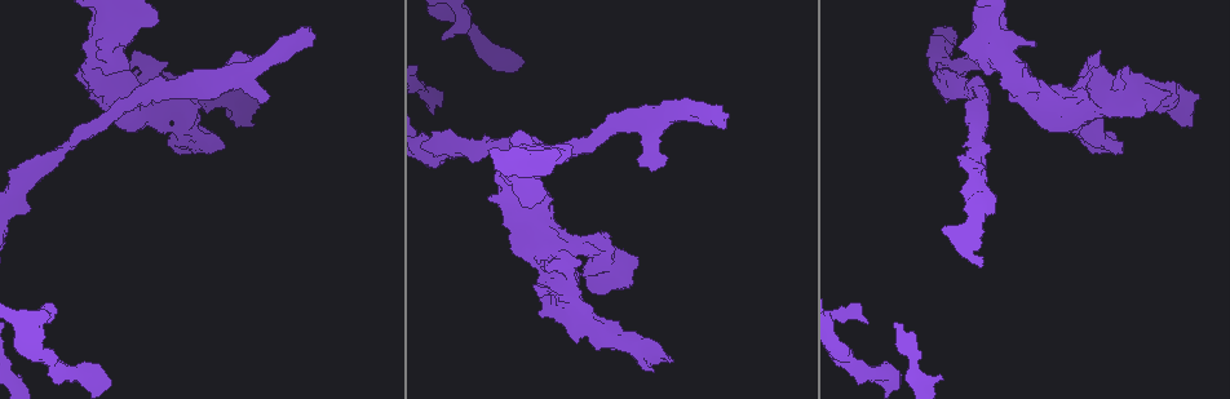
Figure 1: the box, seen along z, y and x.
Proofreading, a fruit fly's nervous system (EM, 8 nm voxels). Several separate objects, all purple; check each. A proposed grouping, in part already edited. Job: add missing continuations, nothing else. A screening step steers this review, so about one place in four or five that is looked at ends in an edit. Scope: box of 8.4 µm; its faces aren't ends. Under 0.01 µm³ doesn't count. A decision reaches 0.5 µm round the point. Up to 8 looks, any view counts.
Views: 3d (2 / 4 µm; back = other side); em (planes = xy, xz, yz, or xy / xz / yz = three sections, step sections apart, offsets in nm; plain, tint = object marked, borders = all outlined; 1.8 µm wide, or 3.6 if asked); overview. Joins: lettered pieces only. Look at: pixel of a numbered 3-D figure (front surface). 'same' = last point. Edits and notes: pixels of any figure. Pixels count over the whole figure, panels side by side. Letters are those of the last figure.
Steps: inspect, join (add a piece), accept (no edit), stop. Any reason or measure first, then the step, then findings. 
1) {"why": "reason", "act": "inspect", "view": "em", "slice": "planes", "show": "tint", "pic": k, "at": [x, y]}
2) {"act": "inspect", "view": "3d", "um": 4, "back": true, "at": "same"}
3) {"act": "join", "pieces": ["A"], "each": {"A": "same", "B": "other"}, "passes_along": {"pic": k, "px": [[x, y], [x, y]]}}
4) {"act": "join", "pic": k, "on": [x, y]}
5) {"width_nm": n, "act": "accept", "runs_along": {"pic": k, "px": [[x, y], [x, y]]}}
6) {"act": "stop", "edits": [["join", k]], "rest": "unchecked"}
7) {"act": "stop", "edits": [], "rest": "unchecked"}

{"why": "end of a long branch", "act": "inspect", "view": "em", "slice": "planes", "show": "borders", "pic": 1, "at": [672, 361]}

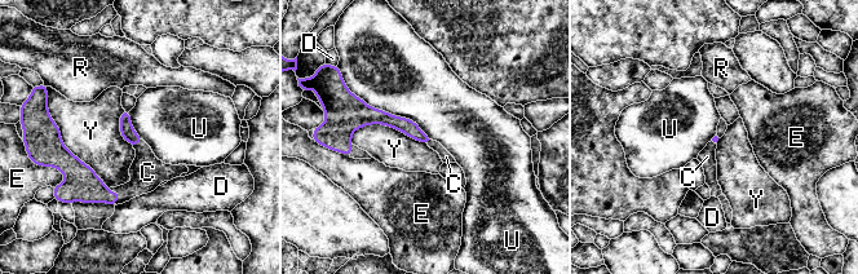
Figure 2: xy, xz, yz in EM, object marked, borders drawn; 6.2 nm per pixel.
{"act": "join", "pic": 2, "on": [147, 172], "each": {"C": "same", "D": "other", "E": "other", "R": "other", "U": "other", "Y": "other"}, "passes_along": {"pic": 2, "px": [[82, 184], [119, 193], [147, 172]]}, "found": "the neuron continues"}

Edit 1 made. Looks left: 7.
{"why": "an open end", "act": "inspect", "view": "em", "um": 3.6, "slice": "planes", "show": "borders", "pic": 1, "at": [175, 152]}

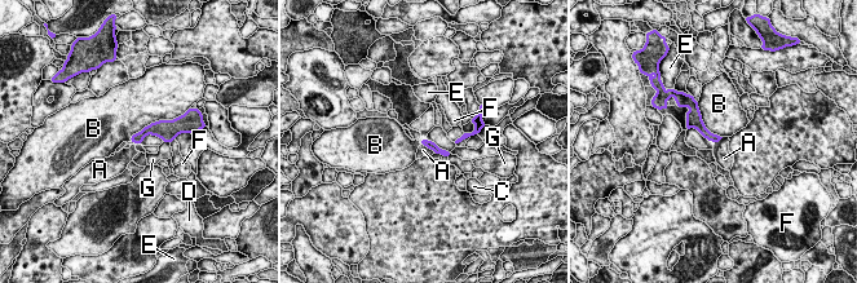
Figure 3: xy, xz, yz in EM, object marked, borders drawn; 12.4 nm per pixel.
{"act": "accept", "each": {"A": "other", "B": "other", "C": "other", "D": "other", "E": "other", "F": "other", "G": "other"}, "border": {"pic": 3, "px": [[422, 144], [434, 153]]}, "found": "none of them fits"}

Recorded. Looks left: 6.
{"why": "an open end", "act": "inspect", "view": "em", "slice": "yz", "step": 16, "show": "borders", "pic": 1, "at": [442, 40]}

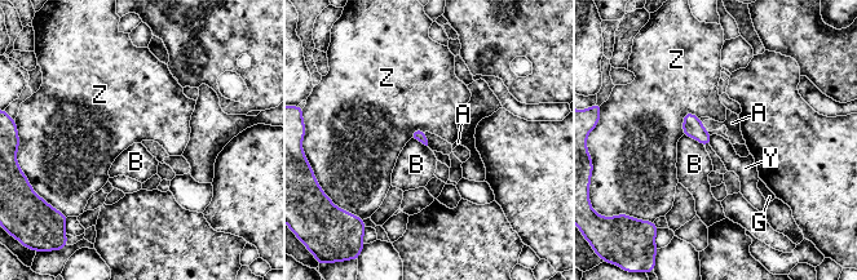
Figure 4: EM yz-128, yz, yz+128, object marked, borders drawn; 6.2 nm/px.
{"act": "accept", "each": {"A": "other", "B": "other", "G": "other", "Y": "other", "Z": "other"}, "border": {"pic": 4, "px": [[684, 133], [703, 146]]}, "found": "none of them fits"}

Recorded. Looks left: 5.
{"act": "stop", "edits": [["join", 2]], "rest": "unchecked"}

